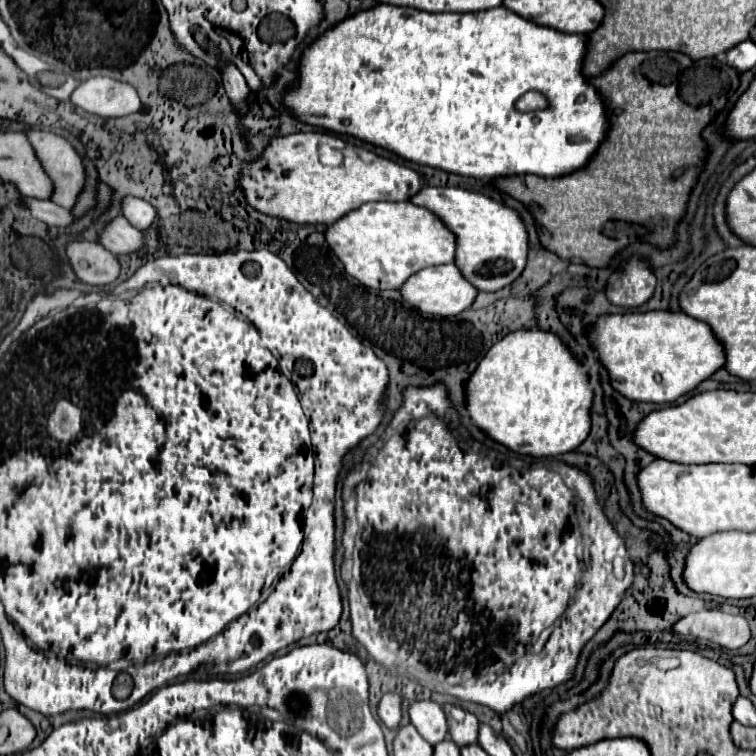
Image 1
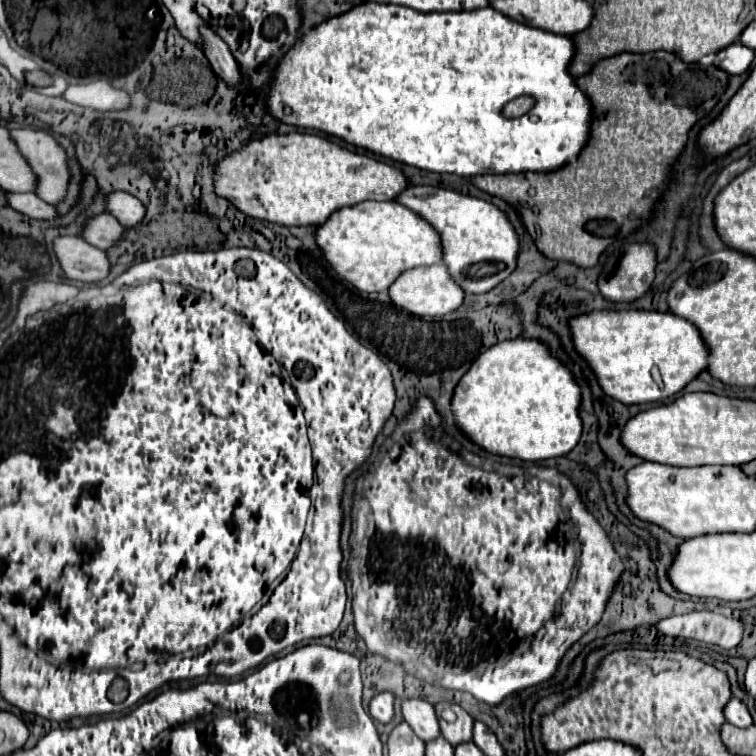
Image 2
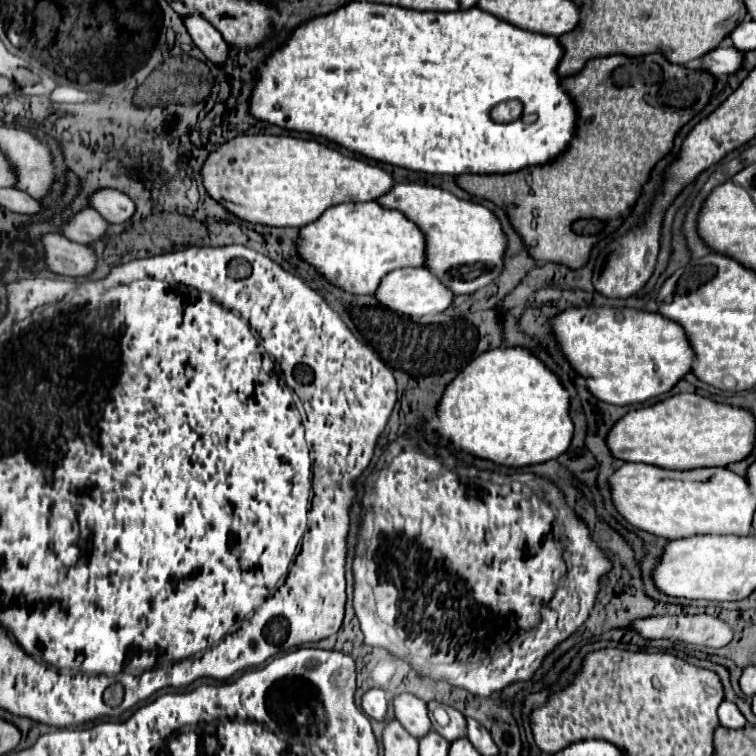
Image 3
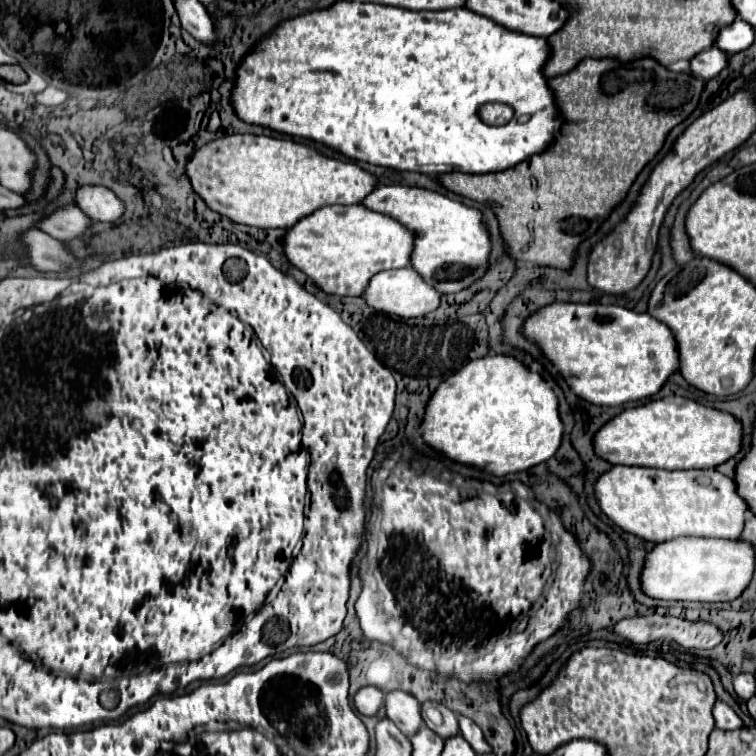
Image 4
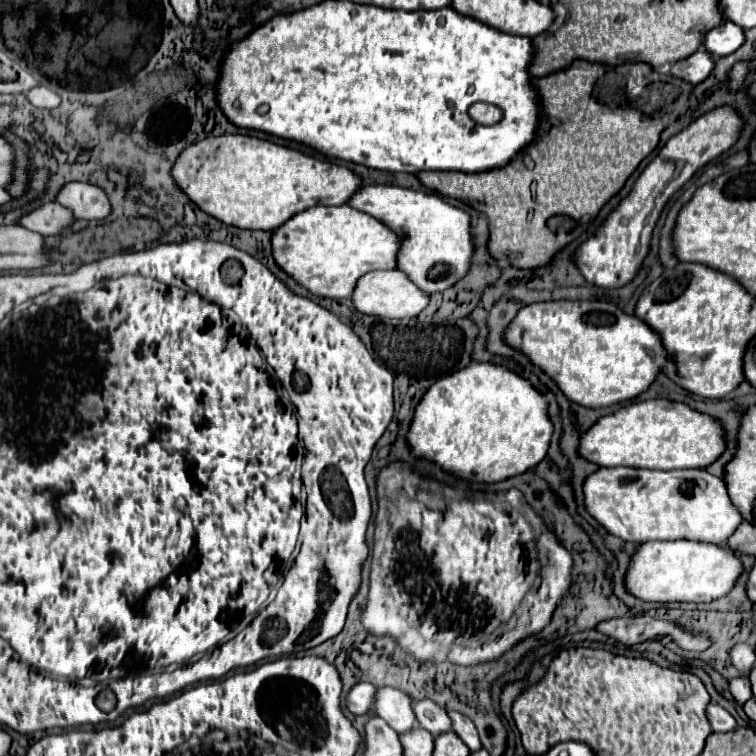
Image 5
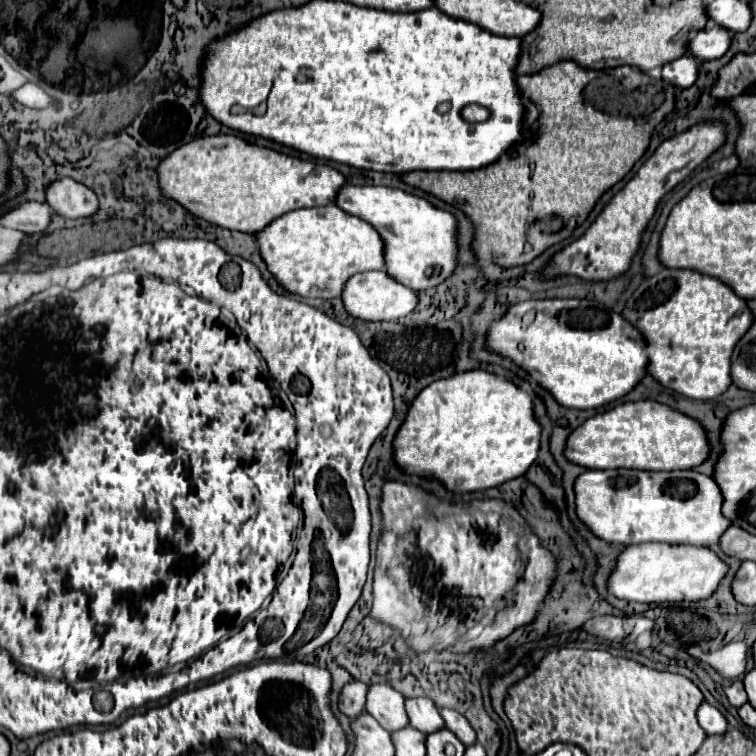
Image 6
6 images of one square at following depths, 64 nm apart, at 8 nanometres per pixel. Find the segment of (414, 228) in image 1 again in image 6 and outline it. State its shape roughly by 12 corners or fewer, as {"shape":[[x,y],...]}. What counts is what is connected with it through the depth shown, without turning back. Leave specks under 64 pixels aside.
{"shape":[[334,204],[258,232],[276,280],[340,298],[348,276],[384,268],[384,240]]}

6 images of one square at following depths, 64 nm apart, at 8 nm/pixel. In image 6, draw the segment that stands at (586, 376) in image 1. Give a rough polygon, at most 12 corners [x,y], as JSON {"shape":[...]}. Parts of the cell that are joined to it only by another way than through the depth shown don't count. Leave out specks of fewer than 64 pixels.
{"shape":[[468,370],[414,398],[396,462],[476,492],[522,476],[526,390]]}

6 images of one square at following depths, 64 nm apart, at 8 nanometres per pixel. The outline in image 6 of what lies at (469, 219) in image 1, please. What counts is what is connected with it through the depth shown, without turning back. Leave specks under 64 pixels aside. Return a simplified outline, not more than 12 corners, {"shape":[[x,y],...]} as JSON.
{"shape":[[346,184],[386,272],[420,292],[458,266],[458,220],[422,196]]}

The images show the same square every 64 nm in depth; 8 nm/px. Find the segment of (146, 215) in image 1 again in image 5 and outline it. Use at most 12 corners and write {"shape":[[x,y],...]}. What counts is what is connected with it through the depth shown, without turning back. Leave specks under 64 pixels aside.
{"shape":[[86,182],[66,184],[56,202],[76,218],[112,214],[108,194]]}

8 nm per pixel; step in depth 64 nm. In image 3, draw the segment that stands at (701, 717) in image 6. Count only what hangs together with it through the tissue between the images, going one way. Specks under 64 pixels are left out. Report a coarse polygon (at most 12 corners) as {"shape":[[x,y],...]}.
{"shape":[[724,700],[718,708],[720,724],[744,728],[746,718],[734,702]]}

